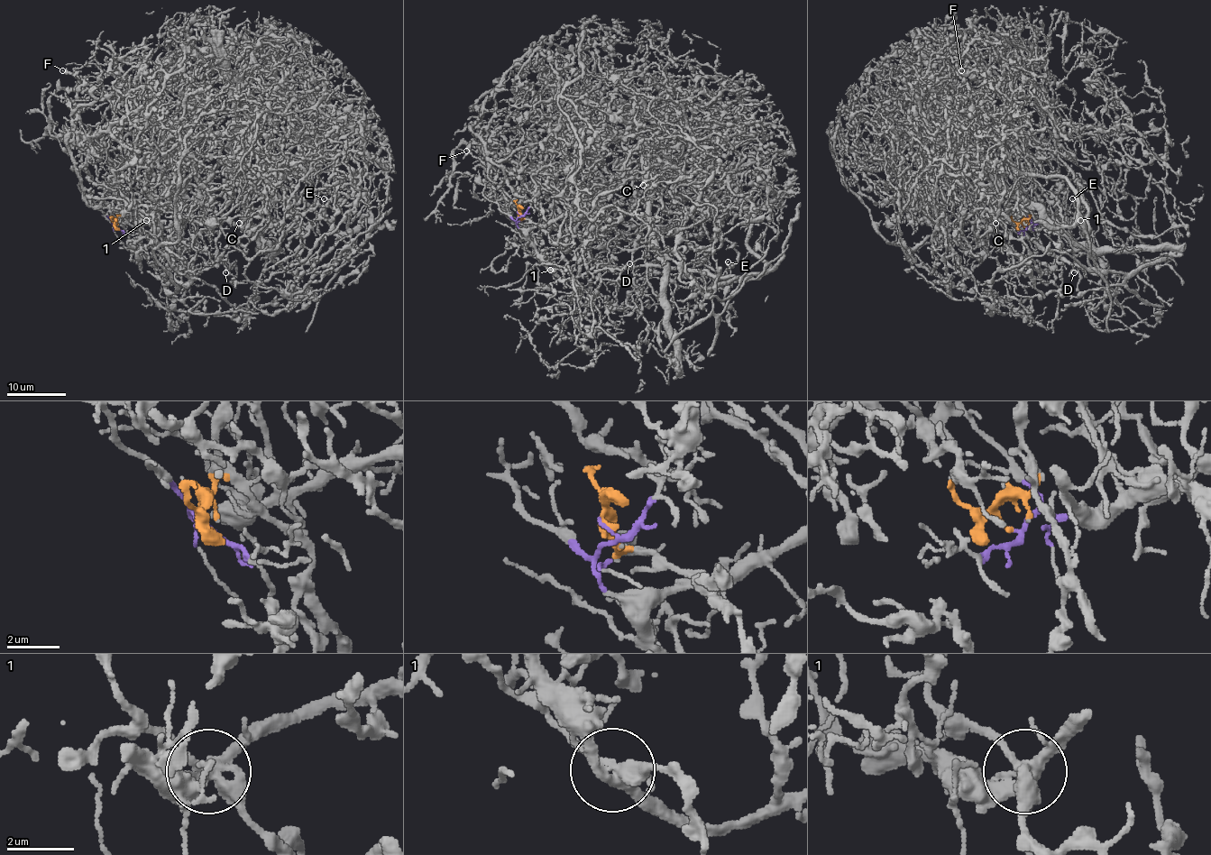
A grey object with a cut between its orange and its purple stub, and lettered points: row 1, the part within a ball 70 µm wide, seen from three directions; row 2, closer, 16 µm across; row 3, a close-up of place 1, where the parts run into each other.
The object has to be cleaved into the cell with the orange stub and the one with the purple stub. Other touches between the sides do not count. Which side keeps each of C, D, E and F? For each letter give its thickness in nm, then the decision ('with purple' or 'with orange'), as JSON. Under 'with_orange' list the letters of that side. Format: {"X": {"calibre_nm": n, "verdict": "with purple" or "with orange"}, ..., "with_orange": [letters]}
{"C": {"calibre_nm": 150, "verdict": "with orange"}, "D": {"calibre_nm": 150, "verdict": "with purple"}, "E": {"calibre_nm": 130, "verdict": "with purple"}, "F": {"calibre_nm": 150, "verdict": "with orange"}, "with_orange": ["C", "F"]}

